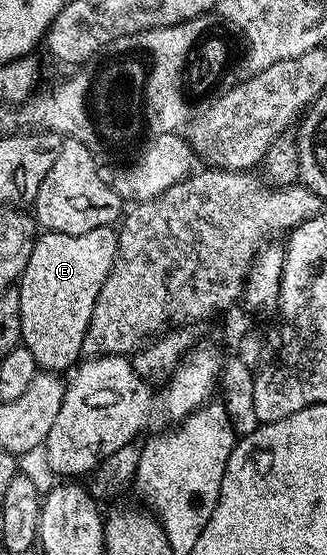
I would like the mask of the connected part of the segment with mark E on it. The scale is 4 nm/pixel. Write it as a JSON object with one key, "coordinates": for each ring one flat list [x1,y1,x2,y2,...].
{"coordinates":[[112,226,90,229,88,233,78,235,41,231,34,238,31,257,27,257,27,265,16,288,21,314,21,341,24,347,31,349,31,357,35,357,41,371,65,373,82,358,83,337,87,333,87,325,91,325,95,301,99,297,99,289,103,289,103,281,107,281,113,272,116,256,117,231]]}

